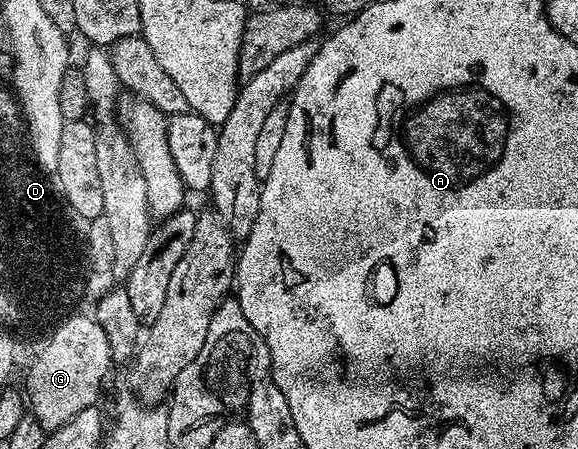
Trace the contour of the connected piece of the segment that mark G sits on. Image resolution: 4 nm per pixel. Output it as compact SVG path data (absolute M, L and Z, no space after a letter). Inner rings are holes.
M91 315L72 316L64 320L52 332L52 337L40 348L40 353L28 368L28 388L26 404L45 430L52 433L82 410L93 407L100 396L100 387L108 376L108 368L113 365L110 342L104 327Z

